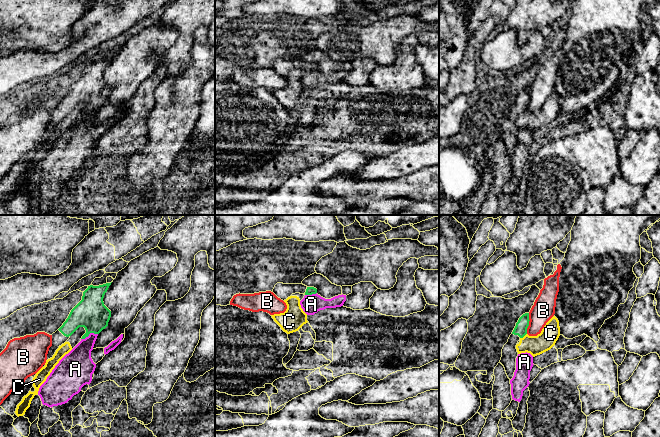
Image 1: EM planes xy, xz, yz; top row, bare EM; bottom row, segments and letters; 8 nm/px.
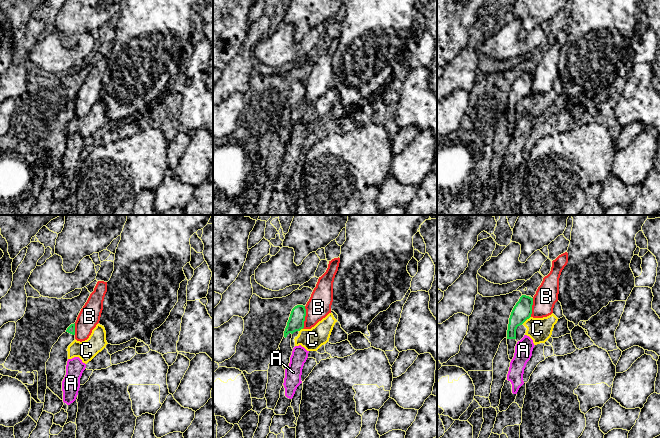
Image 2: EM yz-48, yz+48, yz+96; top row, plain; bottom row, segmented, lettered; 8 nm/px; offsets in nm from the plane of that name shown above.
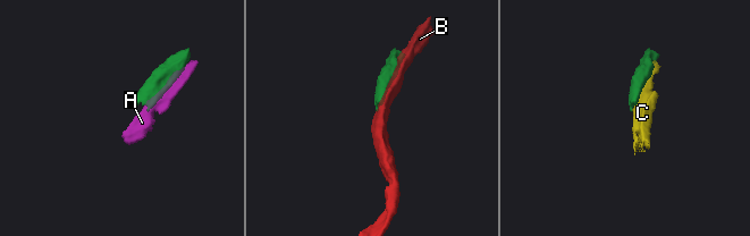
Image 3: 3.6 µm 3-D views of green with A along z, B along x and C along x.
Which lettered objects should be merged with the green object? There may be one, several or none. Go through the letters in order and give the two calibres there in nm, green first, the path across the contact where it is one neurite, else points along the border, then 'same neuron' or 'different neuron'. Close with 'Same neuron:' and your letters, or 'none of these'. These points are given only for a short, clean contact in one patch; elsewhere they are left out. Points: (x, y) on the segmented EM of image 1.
A: calibres 260 and 220 nm; different neuron
B: calibres 100 and 180 nm; different neuron
C: calibres 100 and 160 nm; different neuron
Same neuron: none of these

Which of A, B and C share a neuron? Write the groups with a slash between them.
A / B / C

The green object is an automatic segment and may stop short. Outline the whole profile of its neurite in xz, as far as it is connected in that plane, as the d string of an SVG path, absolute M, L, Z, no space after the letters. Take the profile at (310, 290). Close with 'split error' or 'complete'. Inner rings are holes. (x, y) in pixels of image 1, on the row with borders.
M277 283L273 289L273 293L281 300L286 300L292 294L300 293L304 295L312 295L317 293L314 287L307 287L303 284L283 284Z; split error

